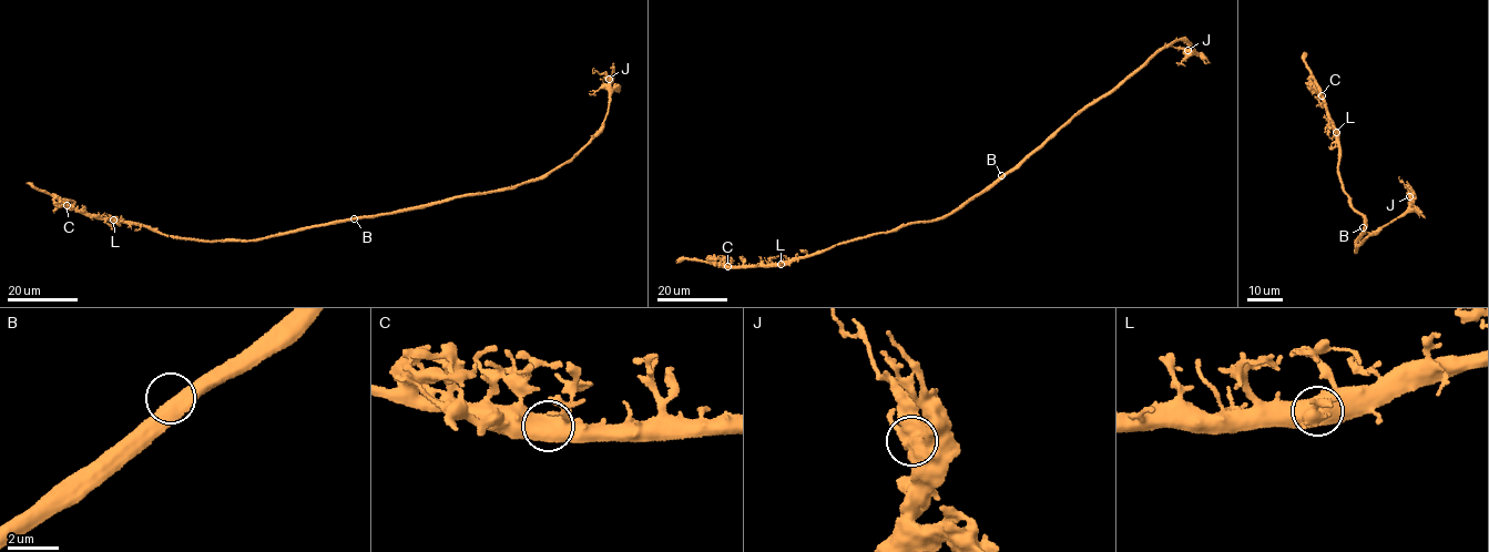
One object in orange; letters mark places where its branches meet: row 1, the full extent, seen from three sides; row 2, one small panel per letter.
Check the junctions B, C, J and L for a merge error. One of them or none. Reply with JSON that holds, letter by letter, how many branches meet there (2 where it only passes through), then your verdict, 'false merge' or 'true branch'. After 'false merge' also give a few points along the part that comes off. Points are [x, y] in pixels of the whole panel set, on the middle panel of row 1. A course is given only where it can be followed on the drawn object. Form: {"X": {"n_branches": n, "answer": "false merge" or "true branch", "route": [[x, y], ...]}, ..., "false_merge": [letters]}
{"B": {"n_branches": 2, "answer": "true branch"}, "C": {"n_branches": 4, "answer": "true branch"}, "J": {"n_branches": 4, "answer": "true branch"}, "L": {"n_branches": 3, "answer": "true branch"}, "false_merge": []}

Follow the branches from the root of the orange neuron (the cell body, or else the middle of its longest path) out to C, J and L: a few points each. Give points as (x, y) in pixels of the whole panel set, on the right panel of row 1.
C: (1366, 228), (1364, 218), (1349, 204), (1348, 196), (1342, 187), (1336, 167), (1338, 145), (1321, 94)
J: (1366, 228), (1357, 239), (1357, 252), (1357, 247), (1370, 234), (1408, 210), (1409, 196)
L: (1366, 228), (1364, 218), (1349, 204), (1348, 196), (1342, 187), (1336, 167), (1336, 132)

